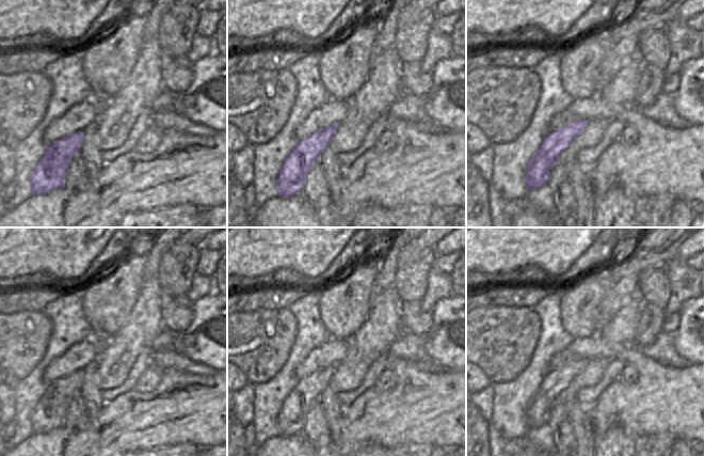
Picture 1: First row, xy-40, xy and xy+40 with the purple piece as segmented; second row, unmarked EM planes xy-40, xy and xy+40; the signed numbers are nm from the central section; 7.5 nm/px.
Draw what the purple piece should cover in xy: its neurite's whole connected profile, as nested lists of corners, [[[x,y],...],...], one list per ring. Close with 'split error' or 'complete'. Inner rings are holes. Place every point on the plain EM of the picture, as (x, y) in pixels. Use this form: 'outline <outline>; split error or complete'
outline [[[335,361],[331,365],[298,380],[281,407],[276,420],[278,436],[300,434],[313,403],[329,386],[338,368],[338,364],[339,361]]]; complete

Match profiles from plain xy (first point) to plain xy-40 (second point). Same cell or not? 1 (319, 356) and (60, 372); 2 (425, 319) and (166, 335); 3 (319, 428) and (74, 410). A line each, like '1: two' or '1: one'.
1: one
2: two
3: one

